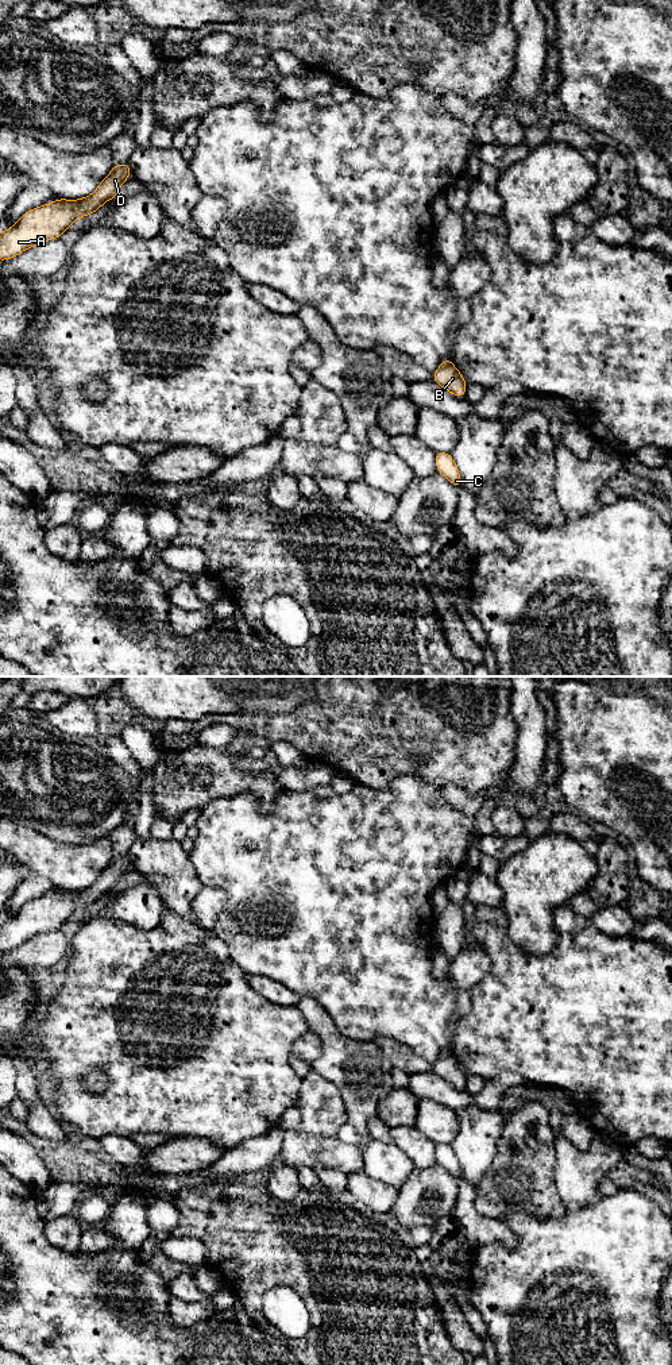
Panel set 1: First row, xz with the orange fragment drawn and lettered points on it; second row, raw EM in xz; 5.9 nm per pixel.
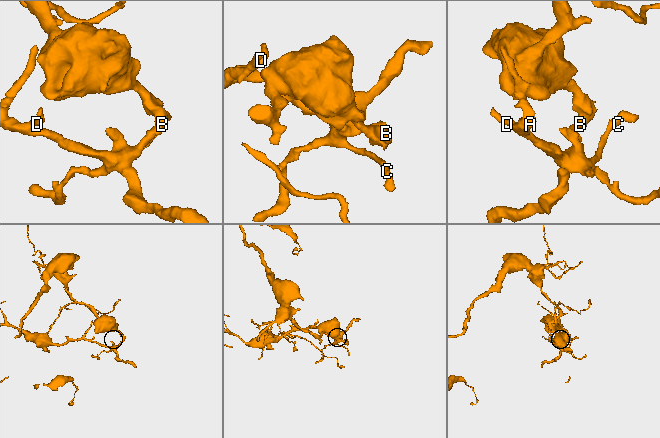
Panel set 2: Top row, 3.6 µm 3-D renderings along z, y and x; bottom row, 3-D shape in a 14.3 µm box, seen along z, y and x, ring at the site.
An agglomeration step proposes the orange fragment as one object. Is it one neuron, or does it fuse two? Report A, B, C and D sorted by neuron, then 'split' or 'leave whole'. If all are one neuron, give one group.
A C D / B | split

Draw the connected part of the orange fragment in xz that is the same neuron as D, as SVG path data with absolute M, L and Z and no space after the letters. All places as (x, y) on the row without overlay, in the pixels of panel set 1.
M127 855L113 856L97 880L80 891L58 890L27 902L20 911L0 925L0 952L11 951L35 936L57 930L78 910L92 906L111 890L131 867Z

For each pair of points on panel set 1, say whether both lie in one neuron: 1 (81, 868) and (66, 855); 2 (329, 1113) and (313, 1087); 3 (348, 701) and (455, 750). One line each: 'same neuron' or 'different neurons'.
1: same neuron
2: same neuron
3: same neuron

